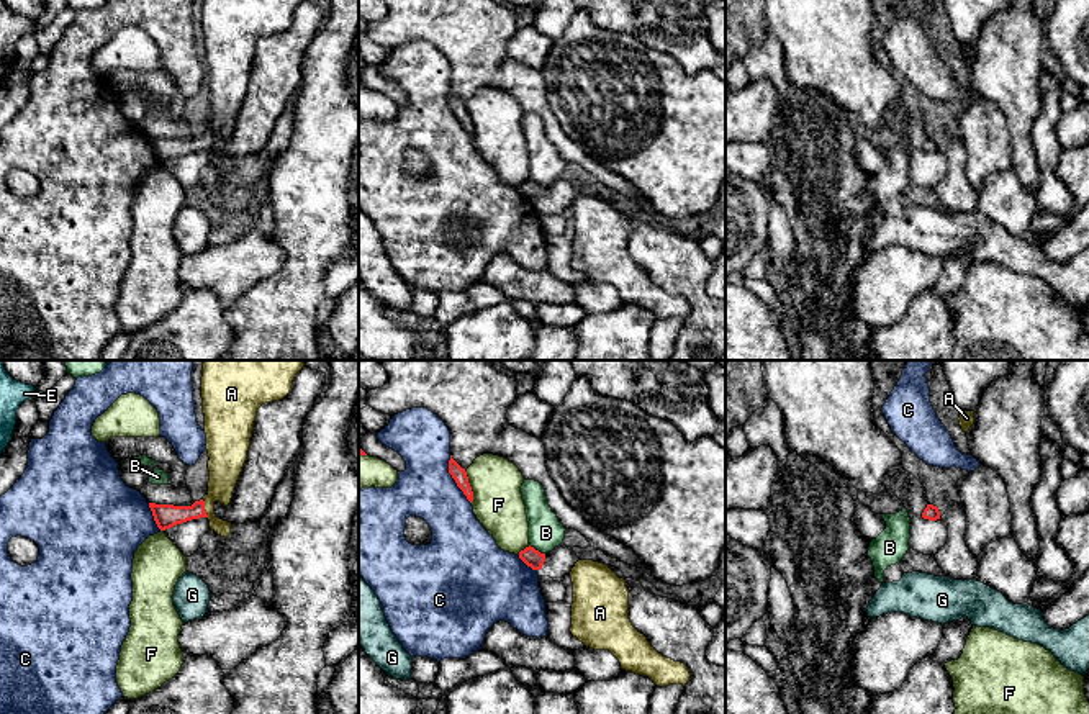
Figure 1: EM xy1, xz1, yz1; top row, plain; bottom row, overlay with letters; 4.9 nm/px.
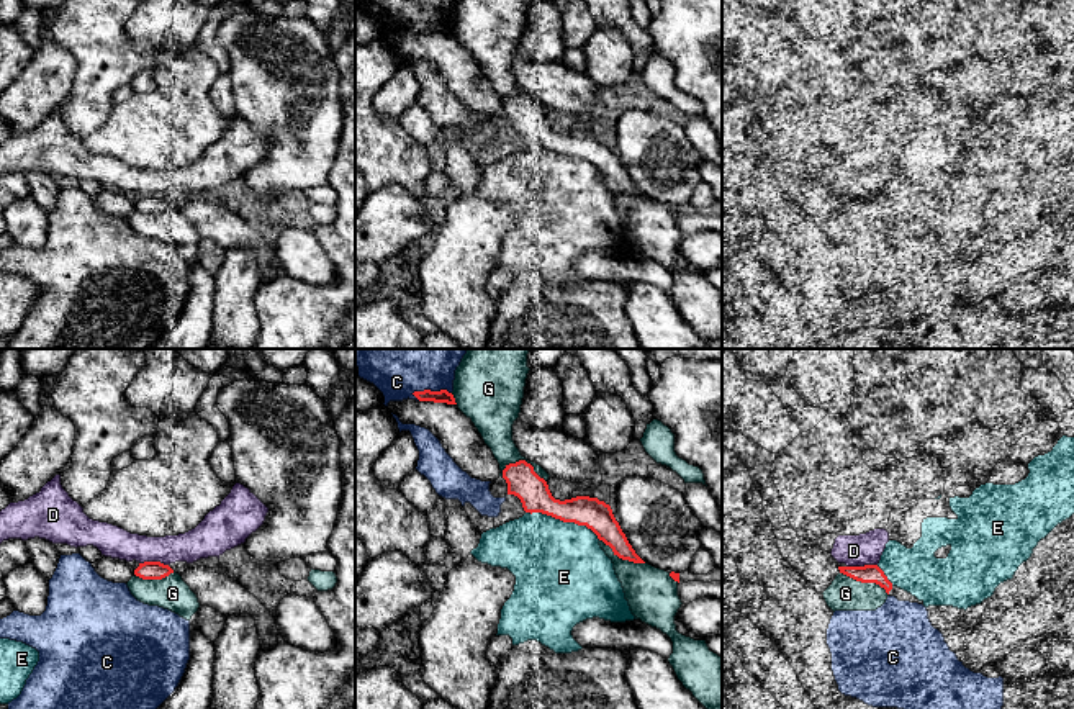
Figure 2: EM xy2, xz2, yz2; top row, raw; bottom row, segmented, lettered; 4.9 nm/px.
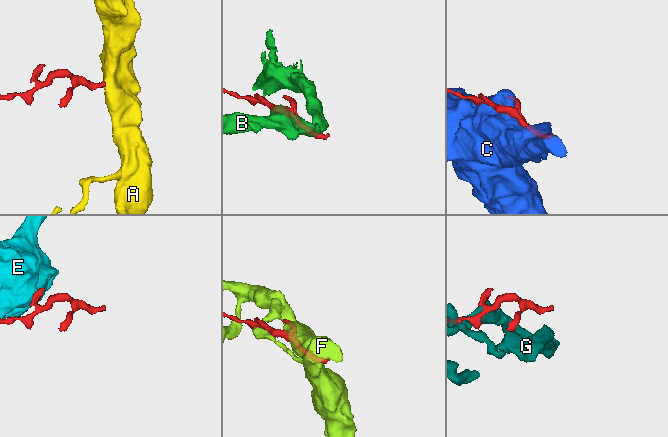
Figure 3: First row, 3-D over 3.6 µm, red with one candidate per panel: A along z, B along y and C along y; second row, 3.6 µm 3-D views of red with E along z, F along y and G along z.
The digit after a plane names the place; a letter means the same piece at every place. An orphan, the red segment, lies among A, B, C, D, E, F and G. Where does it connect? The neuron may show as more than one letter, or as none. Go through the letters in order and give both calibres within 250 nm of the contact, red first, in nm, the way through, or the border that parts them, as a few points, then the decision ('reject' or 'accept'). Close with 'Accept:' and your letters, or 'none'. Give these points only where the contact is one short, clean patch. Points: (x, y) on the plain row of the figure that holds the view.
A: 120/170 nm | across xy1 (166, 149), (203, 141), (221, 118), (225, 97) | accept
B: 90/170 nm | along xz1 (529, 179), (544, 187) | reject
C: 70/280 nm | reject
D: 100/160 nm | reject
E: 150/460 nm | reject
F: 70/240 nm | reject
G: 160/180 nm | reject
Accept: A

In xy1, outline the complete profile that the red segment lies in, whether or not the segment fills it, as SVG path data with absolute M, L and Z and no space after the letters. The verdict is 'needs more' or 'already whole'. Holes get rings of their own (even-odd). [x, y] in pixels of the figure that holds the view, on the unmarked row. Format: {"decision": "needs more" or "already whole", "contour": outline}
{"decision": "needs more", "contour": "M203 0L201 31L206 84L210 90L208 126L192 139L149 136L154 154L160 164L192 152L206 151L210 154L210 162L218 169L231 169L233 157L215 147L215 136L219 134L224 139L231 136L233 124L247 93L257 43L265 36L285 31L301 2L303 0Z"}

